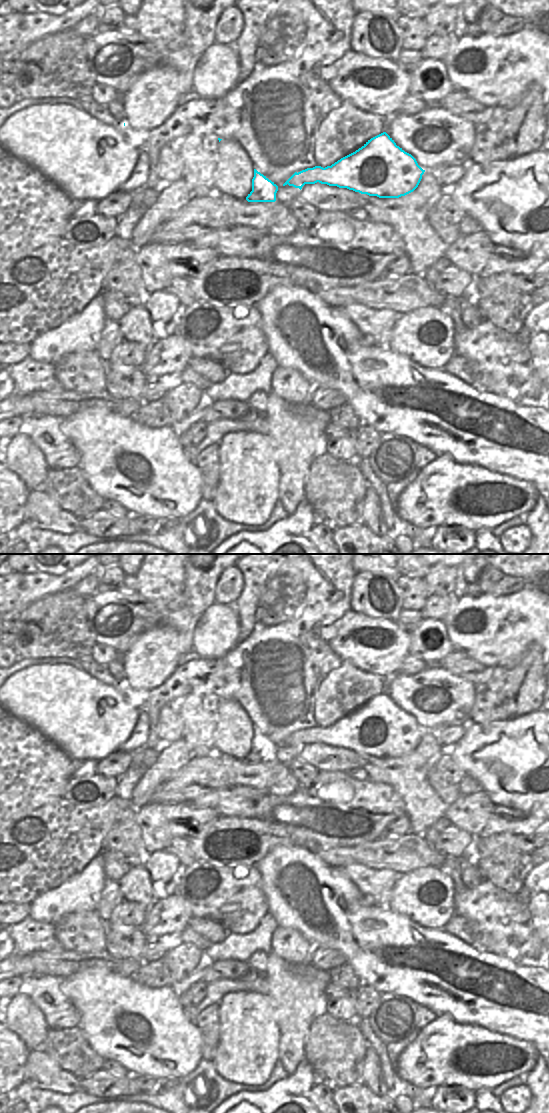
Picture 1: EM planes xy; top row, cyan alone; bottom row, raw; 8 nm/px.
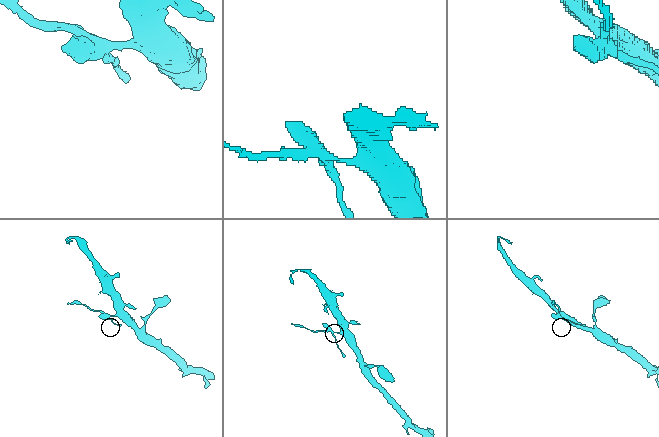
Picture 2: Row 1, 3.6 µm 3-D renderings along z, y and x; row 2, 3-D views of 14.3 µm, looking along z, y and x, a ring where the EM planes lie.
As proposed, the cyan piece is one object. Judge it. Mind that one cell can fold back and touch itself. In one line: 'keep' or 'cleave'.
cleave

